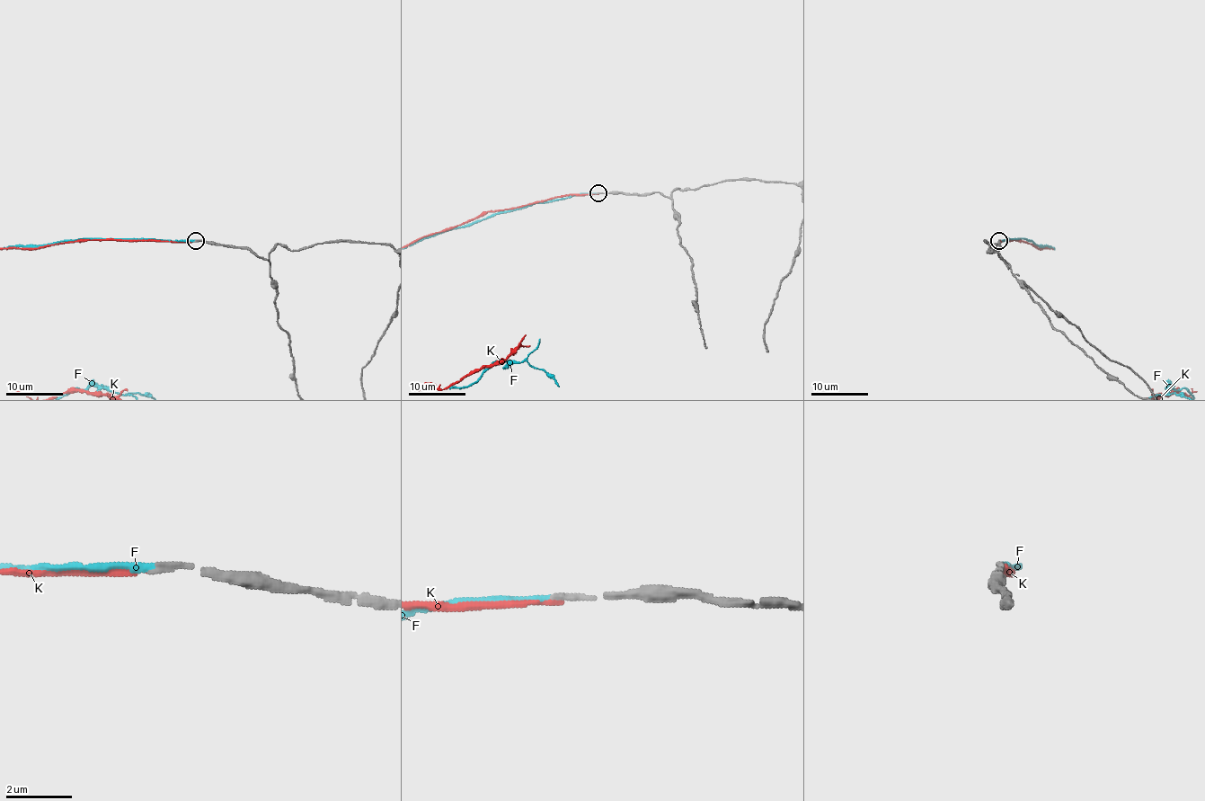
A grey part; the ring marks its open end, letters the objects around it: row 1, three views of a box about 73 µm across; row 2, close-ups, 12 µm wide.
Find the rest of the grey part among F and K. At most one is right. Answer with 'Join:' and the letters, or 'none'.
Join: F

